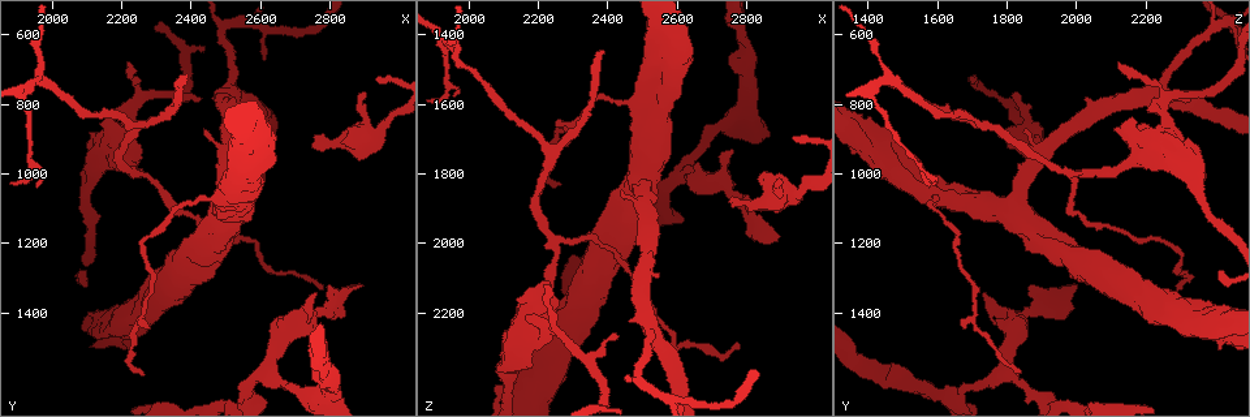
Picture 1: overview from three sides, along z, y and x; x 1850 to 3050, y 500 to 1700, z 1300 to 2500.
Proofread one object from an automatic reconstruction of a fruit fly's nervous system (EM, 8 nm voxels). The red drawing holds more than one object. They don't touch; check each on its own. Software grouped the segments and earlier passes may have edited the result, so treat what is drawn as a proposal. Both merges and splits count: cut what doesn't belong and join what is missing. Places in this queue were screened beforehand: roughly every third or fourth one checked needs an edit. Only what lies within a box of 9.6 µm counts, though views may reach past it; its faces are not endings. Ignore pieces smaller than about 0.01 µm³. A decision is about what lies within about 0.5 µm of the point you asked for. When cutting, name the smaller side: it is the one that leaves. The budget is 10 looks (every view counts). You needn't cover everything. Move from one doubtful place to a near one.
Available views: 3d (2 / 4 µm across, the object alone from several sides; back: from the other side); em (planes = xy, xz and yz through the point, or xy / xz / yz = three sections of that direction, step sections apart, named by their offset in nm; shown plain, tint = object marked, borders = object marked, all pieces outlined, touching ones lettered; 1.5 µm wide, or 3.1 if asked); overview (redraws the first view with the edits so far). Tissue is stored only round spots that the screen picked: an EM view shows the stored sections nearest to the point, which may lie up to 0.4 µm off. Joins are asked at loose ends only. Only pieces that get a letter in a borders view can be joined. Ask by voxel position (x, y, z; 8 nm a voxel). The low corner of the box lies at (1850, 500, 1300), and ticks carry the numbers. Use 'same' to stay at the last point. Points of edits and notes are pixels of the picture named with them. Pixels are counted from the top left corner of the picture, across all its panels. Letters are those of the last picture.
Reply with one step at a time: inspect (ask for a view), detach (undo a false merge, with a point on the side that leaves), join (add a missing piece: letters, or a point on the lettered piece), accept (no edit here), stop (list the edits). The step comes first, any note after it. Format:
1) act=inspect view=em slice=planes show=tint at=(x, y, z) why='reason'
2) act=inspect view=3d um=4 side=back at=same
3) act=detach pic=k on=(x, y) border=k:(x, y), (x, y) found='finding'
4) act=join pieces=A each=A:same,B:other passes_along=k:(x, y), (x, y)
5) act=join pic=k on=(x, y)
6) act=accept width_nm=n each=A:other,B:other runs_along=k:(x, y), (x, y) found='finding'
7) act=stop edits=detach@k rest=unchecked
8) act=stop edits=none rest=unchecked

act=inspect view=em slice=planes show=tint at=(2940, 890, 1850) why='sudden change in width'

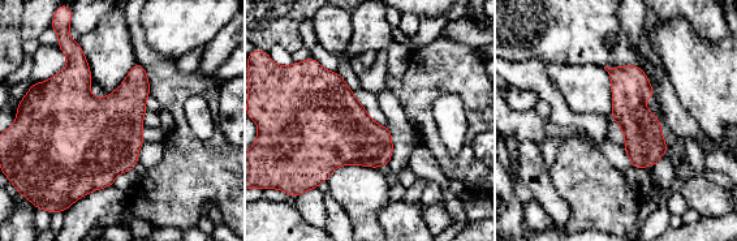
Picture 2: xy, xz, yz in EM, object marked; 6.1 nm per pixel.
act=inspect view=em slice=planes show=borders at=same why='what lies round it'

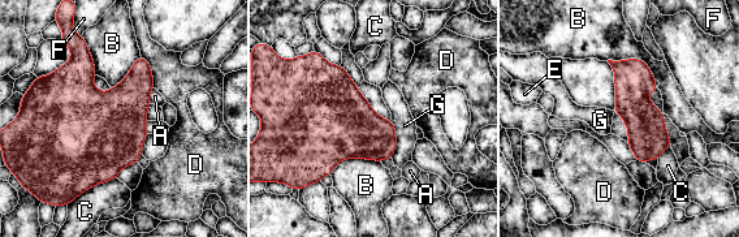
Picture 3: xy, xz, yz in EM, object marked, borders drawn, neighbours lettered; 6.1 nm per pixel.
act=accept width_nm=240 each=A:other,B:other,C:other,D:other,E:other,F:other,G:other border=3:(389, 120), (396, 139), (392, 156) found='all the same neuron'

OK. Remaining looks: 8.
act=inspect view=em slice=planes show=tint at=(2940, 730, 1690)

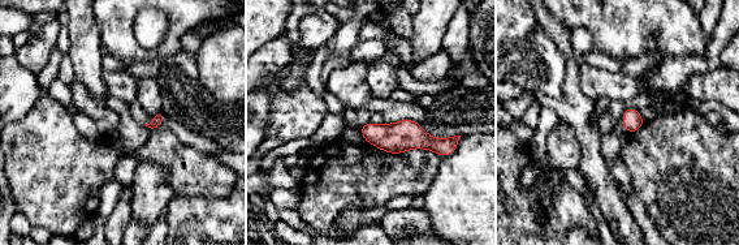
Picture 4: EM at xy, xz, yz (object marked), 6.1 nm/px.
act=inspect view=em slice=planes show=borders at=same

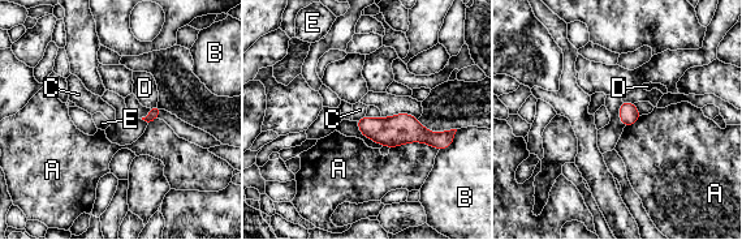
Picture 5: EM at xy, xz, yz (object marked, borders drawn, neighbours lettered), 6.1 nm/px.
act=accept each=A:other,B:other,C:other,D:other,E:other runs_along=5:(361, 123), (427, 137), (443, 134) found='none of them fits'

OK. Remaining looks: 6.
act=inspect view=em slice=planes show=tint at=(2500, 1070, 1620) why='two arms at a narrow angle'

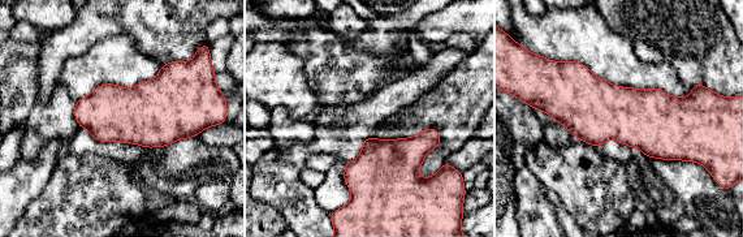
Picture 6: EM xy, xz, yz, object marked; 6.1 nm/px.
act=inspect view=em slice=planes show=borders at=same

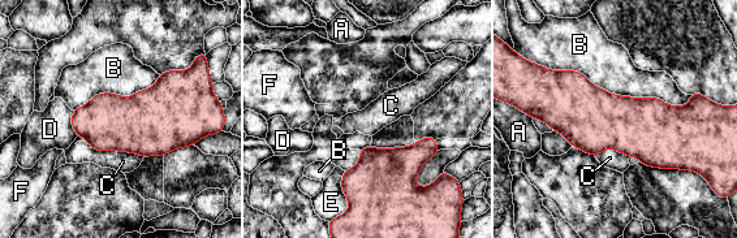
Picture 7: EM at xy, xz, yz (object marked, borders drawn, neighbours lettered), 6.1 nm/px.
act=accept each=A:other,B:other,C:other,D:other,E:other,F:other border=7:(544, 68), (692, 95) found='one neuron here'

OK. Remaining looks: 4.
act=inspect view=3d um=4 at=(2380, 710, 1460)

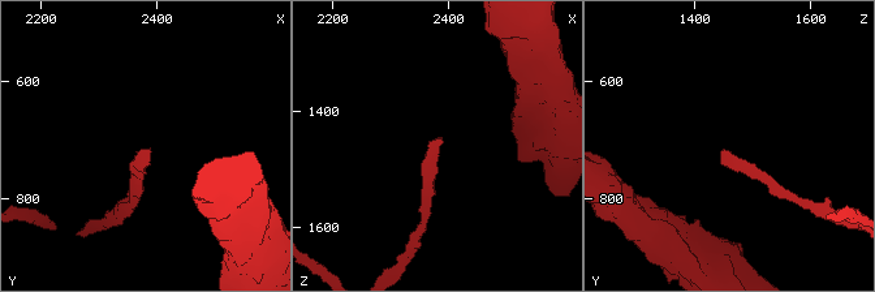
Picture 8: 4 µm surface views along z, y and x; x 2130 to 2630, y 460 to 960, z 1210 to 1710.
act=inspect view=em slice=planes show=borders at=(2375, 715, 1450) why='now the EM'

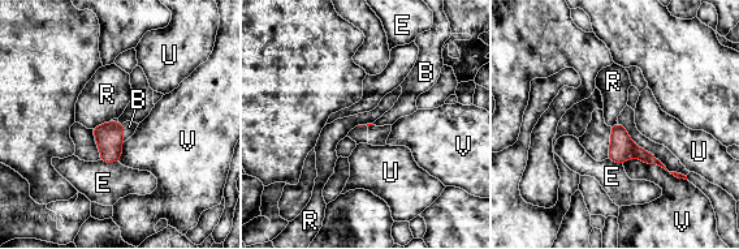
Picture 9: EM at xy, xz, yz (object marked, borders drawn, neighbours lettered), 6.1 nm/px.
act=join pieces=B each=B:same,E:other,R:other,U:other,V:other passes_along=9:(109, 134), (122, 132), (129, 127) found='it goes on there'

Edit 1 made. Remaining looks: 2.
act=stop edits=join@9 rest=unchecked

